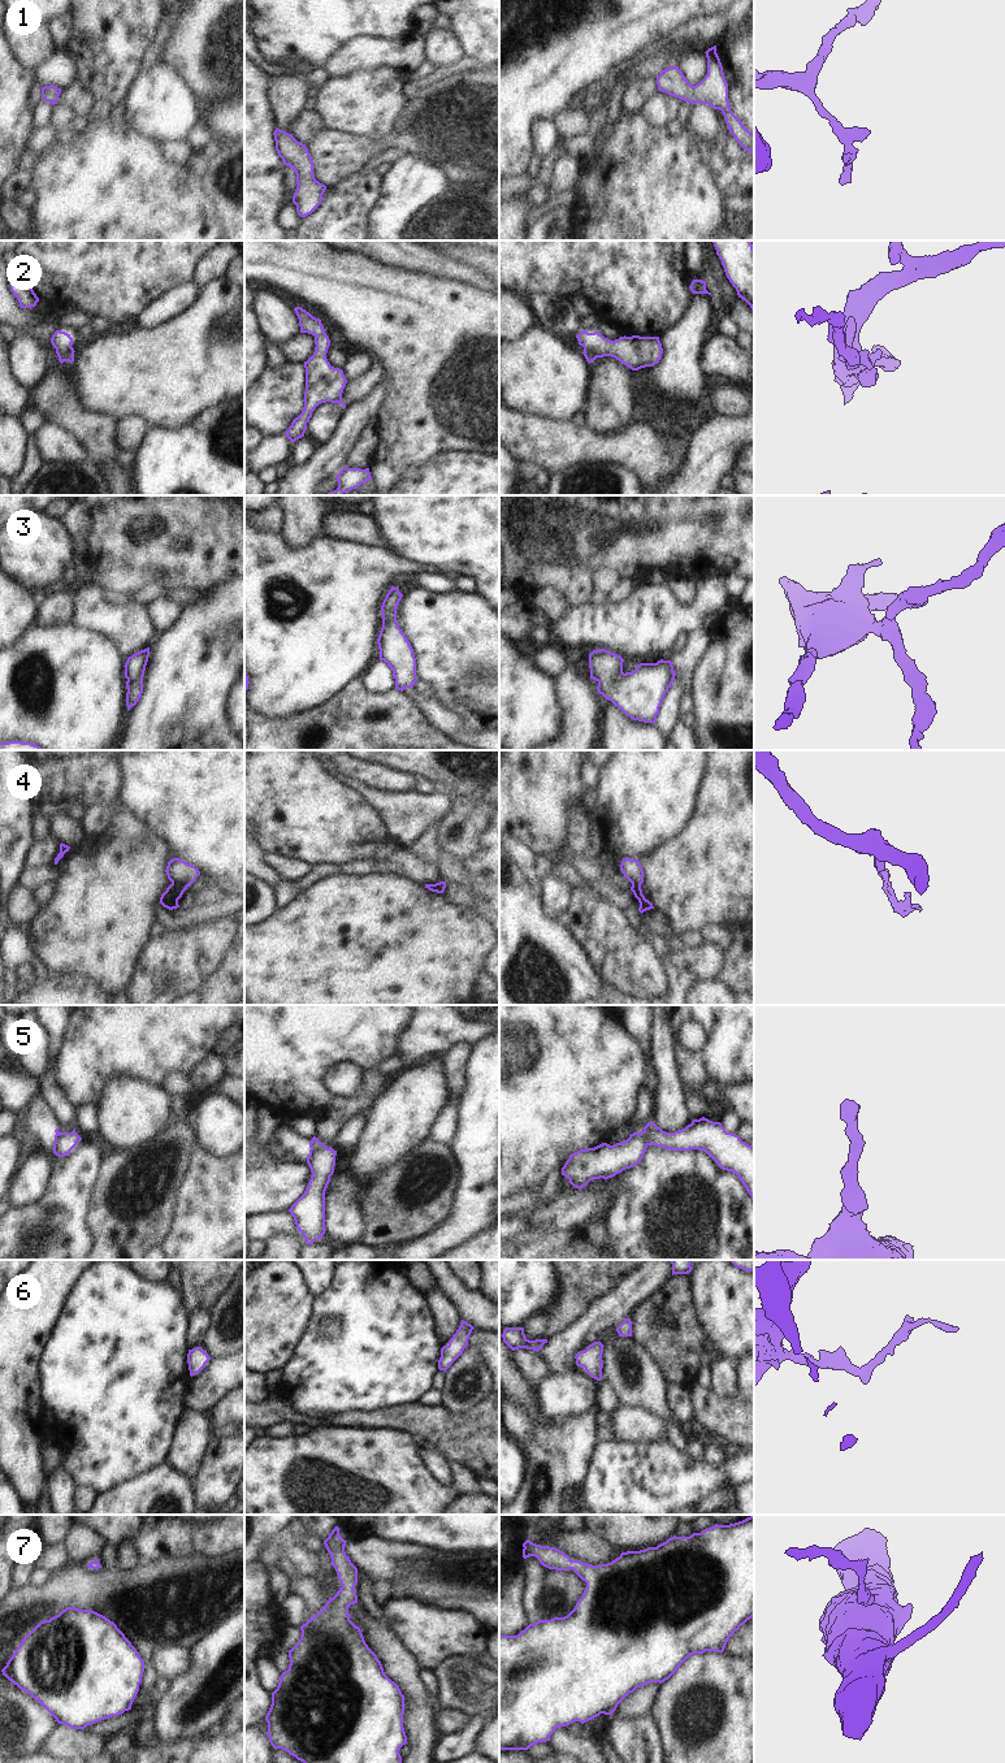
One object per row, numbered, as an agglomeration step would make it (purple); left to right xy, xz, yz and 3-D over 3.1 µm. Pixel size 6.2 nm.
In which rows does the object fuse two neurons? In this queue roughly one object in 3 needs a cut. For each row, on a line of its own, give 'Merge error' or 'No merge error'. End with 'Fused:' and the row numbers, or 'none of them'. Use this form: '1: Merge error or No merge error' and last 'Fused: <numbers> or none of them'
1: No merge error
2: No merge error
3: No merge error
4: Merge error
5: No merge error
6: No merge error
7: No merge error
Fused: 4.

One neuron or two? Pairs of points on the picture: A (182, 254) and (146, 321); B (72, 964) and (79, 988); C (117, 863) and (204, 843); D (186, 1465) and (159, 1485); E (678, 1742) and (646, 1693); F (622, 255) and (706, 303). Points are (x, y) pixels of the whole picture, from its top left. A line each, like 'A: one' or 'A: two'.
A: two
B: two
C: two
D: two
E: two
F: two

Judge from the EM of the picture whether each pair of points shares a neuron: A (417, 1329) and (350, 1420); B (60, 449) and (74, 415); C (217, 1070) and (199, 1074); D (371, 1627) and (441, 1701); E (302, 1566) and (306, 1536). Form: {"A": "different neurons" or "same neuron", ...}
{"A": "different neurons", "B": "different neurons", "C": "same neuron", "D": "different neurons", "E": "different neurons"}

